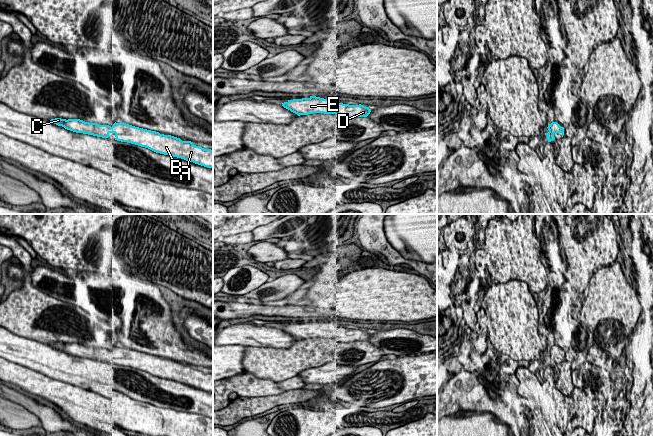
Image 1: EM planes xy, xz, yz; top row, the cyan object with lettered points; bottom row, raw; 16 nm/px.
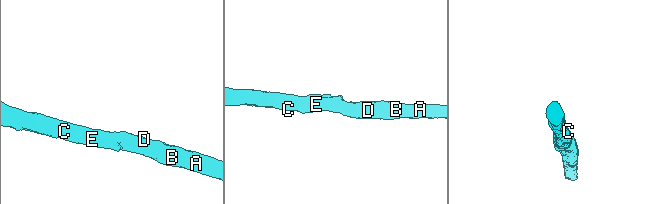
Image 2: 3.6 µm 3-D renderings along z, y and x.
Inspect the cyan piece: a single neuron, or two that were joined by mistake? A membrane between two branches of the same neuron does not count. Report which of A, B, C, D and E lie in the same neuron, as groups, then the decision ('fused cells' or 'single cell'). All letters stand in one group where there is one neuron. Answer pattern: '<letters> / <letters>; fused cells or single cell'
A B C D E; single cell

